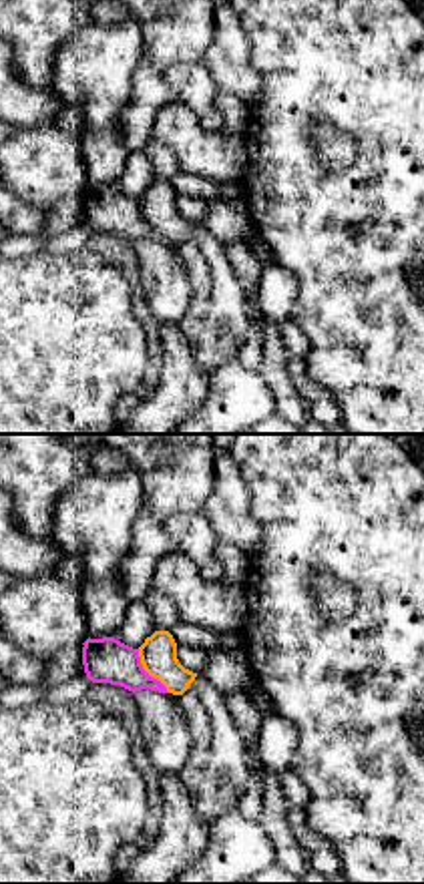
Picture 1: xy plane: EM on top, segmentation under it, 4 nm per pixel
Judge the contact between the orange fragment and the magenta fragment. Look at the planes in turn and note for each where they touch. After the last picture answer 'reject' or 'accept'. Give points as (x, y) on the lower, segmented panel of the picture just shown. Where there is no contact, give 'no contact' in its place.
(147, 672)

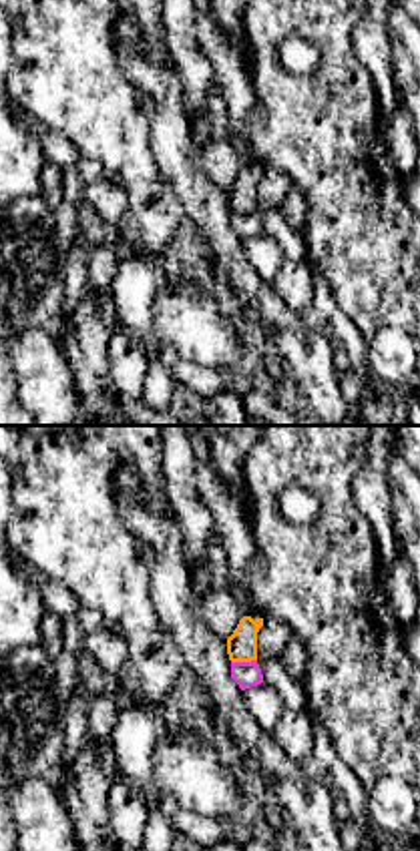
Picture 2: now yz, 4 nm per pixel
(244, 661)

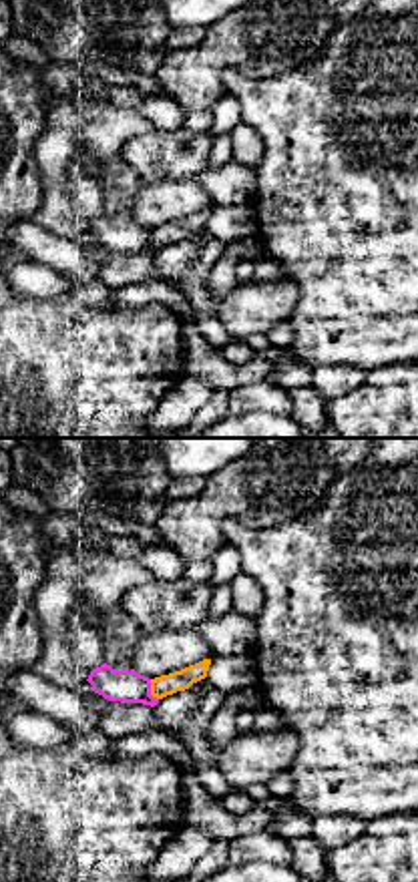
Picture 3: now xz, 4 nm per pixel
(151, 690)

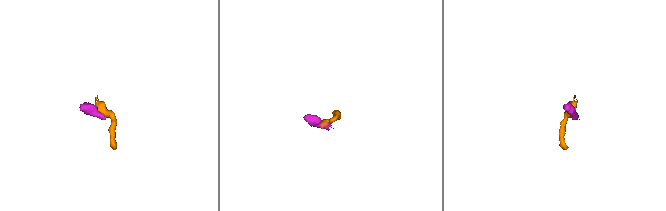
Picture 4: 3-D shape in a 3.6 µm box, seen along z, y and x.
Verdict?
reject

